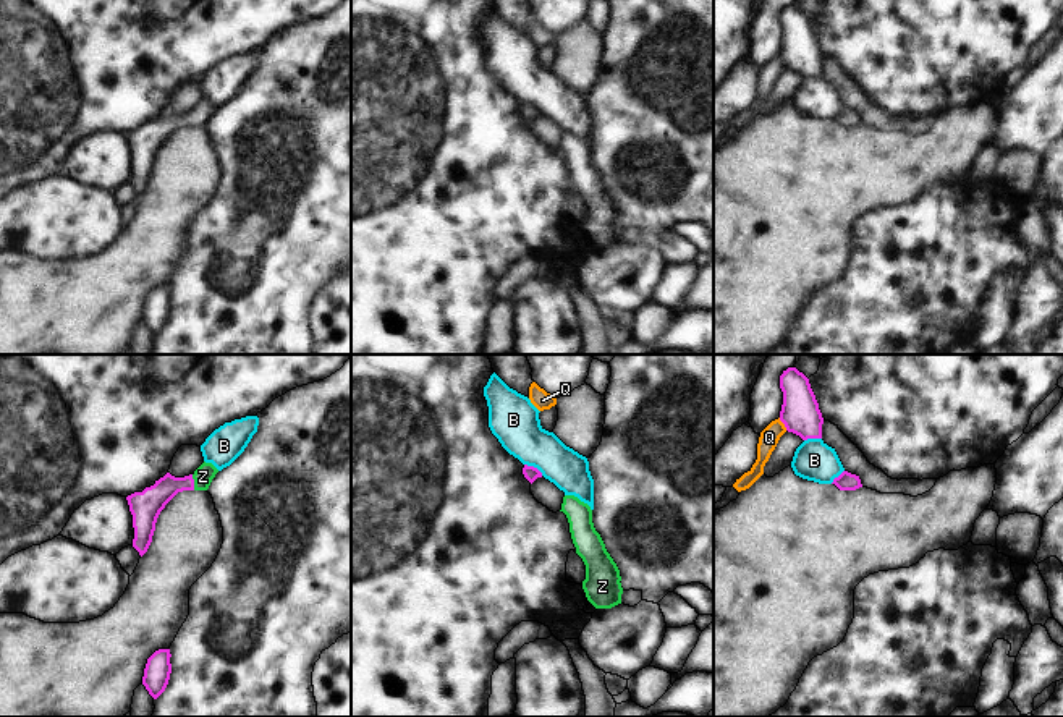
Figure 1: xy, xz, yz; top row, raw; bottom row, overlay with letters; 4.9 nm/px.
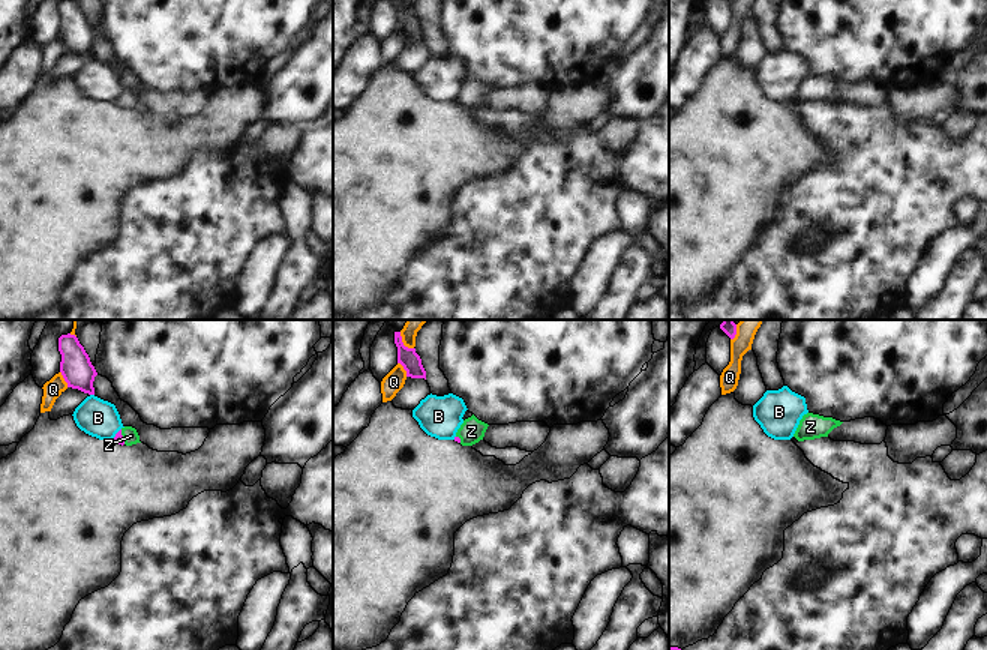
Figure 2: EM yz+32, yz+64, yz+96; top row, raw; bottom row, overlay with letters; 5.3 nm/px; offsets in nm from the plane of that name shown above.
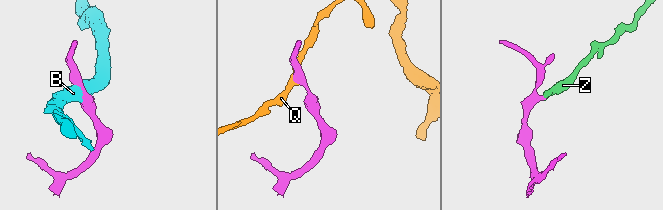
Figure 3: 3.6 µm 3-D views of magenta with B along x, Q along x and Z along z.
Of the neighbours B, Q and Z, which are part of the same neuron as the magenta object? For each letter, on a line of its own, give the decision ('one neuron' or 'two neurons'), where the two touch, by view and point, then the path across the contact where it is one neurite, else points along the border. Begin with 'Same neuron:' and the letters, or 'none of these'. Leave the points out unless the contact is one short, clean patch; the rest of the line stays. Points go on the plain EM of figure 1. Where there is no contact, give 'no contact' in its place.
Same neuron: Z
B: two neurons; meets magenta in xz at (534, 106)
Q: two neurons; meets magenta in yz at (783, 60); border along yz (779, 55), (787, 67)
Z: one neuron; meets magenta in xy at (193, 120); runs through xy (148, 141), (169, 123), (193, 120), (203, 114)

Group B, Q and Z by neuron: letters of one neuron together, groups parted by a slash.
B / Q / Z

